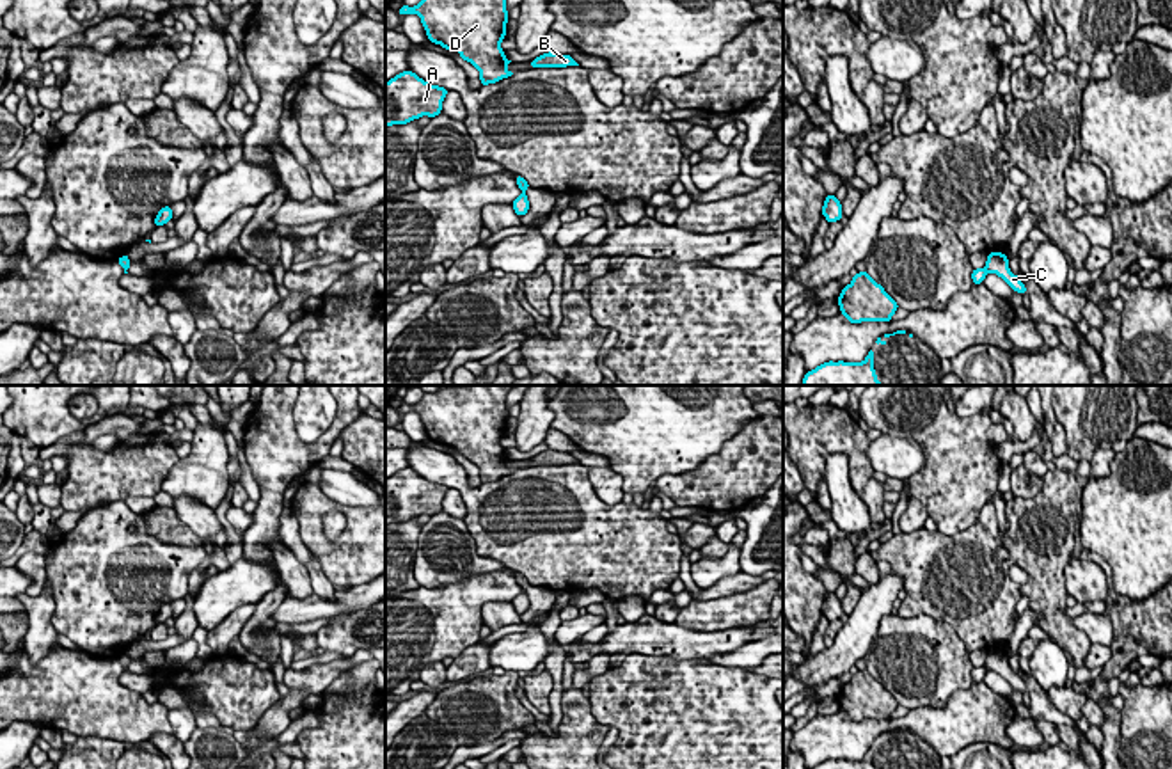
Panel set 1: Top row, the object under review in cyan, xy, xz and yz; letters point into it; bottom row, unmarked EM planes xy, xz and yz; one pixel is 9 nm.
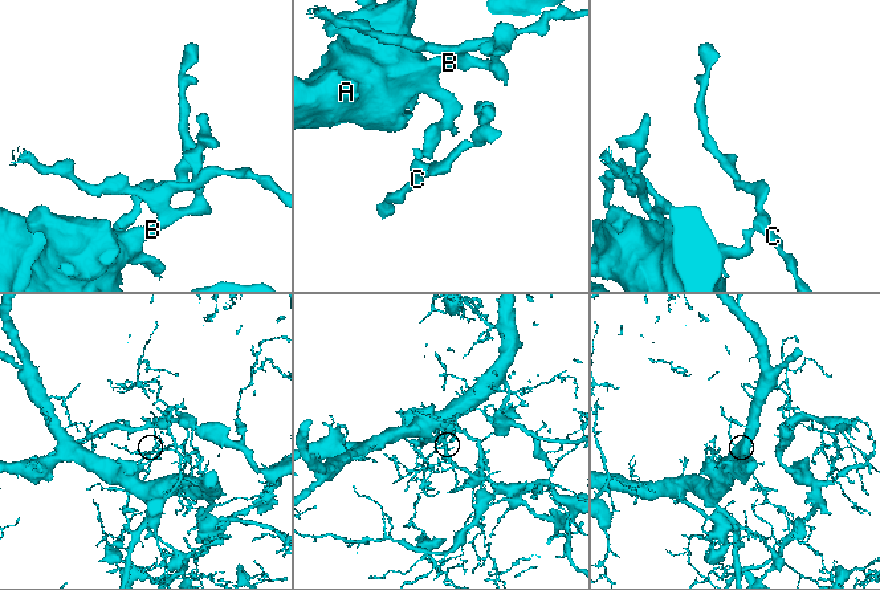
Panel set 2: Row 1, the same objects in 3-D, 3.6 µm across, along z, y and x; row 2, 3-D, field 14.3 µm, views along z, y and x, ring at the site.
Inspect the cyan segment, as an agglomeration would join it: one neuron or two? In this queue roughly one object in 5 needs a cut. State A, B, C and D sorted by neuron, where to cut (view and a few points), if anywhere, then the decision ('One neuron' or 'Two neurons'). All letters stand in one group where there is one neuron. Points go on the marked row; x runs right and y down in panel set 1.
Groups: A B D / C. Split along yz (986, 267), (988, 272). Two neurons

